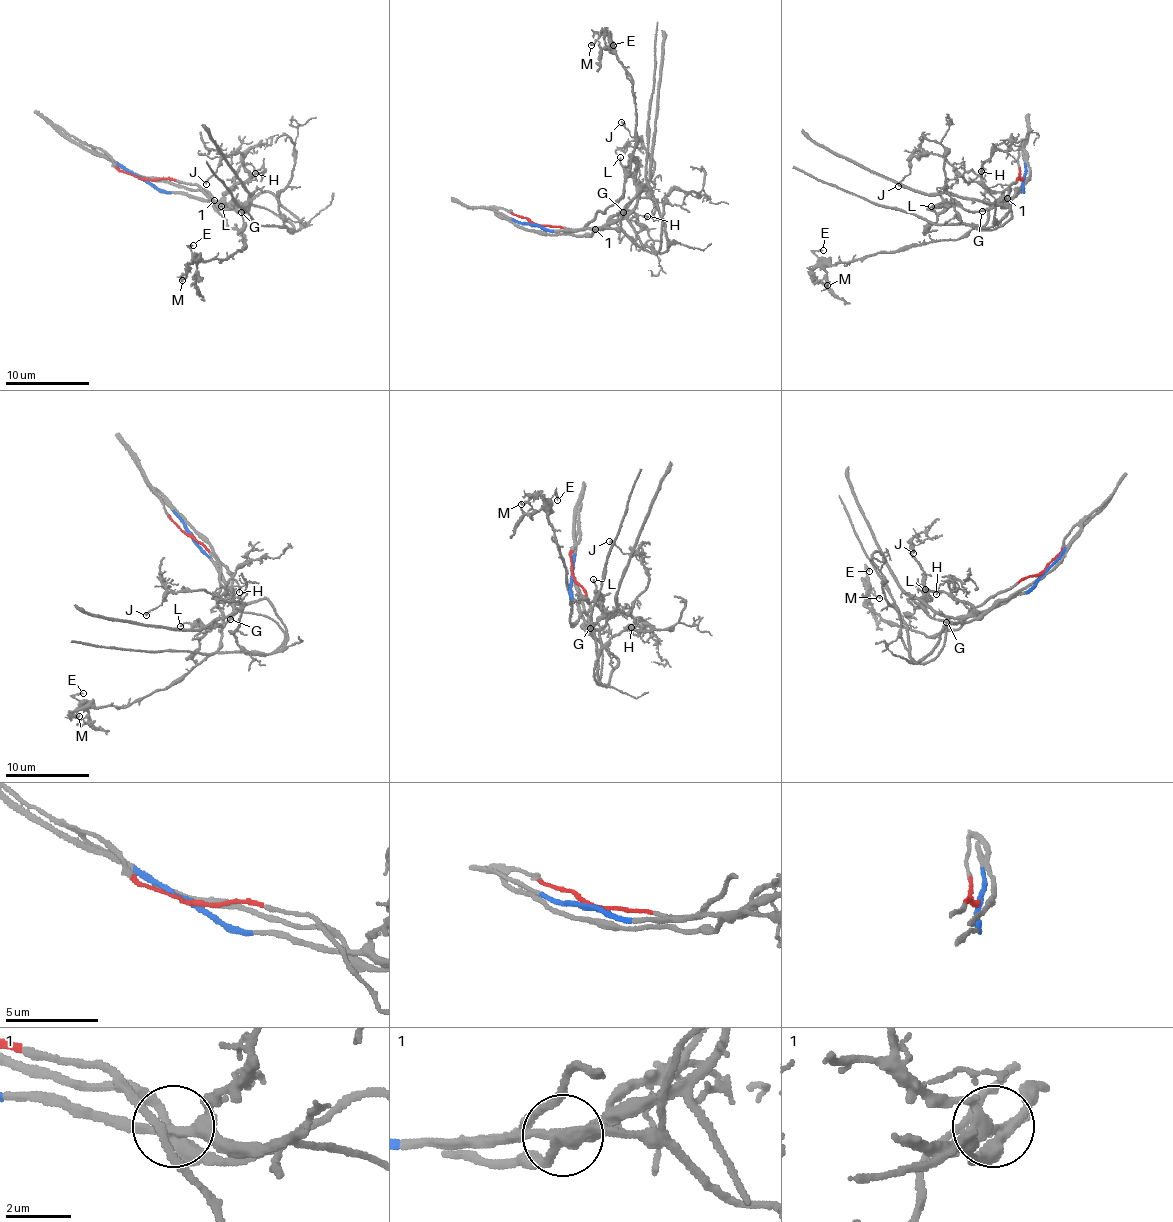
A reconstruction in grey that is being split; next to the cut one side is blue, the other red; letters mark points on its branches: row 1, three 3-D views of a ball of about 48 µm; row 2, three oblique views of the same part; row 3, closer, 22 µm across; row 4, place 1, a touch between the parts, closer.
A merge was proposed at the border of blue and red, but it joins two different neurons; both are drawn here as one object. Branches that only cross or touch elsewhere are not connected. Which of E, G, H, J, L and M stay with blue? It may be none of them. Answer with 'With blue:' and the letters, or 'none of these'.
With blue: H, J

